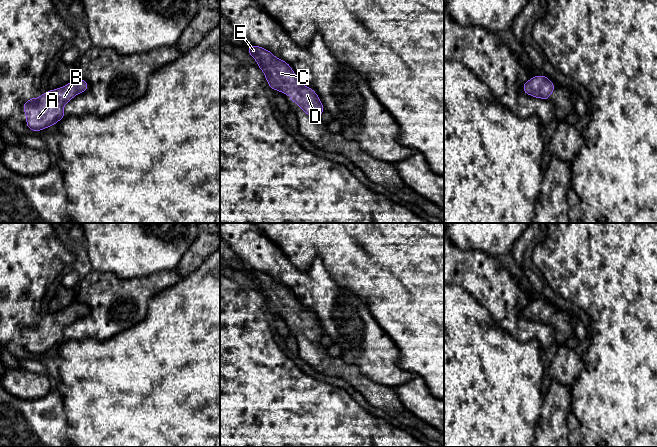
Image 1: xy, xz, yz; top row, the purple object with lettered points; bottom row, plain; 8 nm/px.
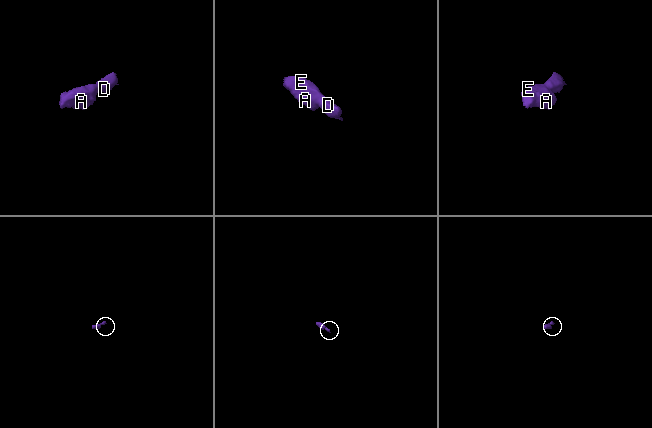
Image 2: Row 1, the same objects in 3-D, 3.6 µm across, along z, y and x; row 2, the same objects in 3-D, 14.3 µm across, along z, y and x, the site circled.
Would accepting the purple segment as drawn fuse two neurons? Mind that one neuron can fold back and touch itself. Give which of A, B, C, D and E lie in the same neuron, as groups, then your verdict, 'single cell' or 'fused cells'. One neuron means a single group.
groups A B C D E; single cell

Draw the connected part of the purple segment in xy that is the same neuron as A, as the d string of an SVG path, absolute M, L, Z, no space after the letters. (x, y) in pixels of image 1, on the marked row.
M75 77L69 84L43 93L39 98L28 99L23 104L27 115L26 126L33 132L54 126L65 117L64 105L76 94L88 90L88 82Z

